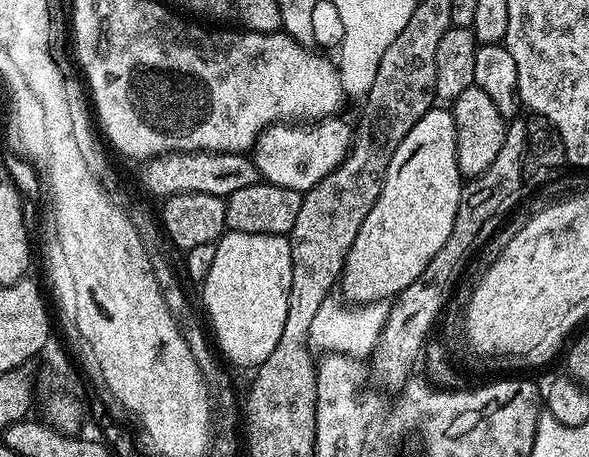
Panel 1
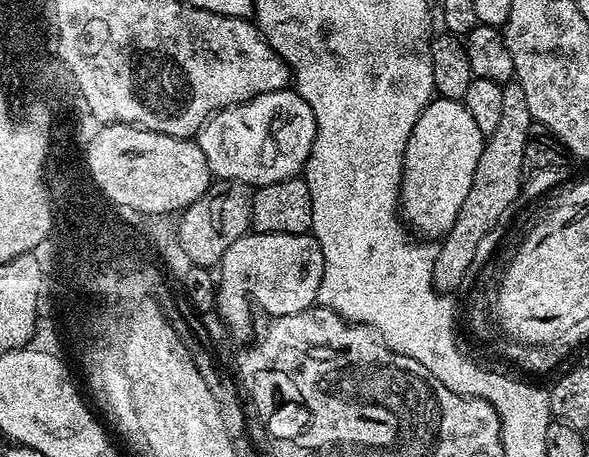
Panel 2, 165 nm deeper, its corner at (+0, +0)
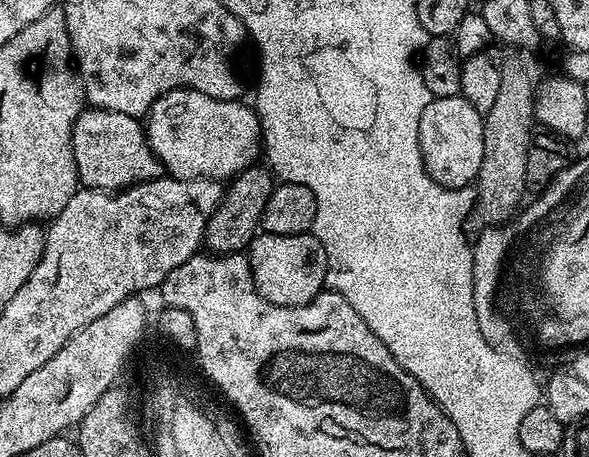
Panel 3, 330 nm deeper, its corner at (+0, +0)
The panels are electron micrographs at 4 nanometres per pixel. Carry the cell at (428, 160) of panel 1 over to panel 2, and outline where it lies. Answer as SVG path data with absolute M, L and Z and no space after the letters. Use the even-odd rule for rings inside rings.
M436 98L425 106L418 122L414 122L404 151L398 212L409 229L421 232L424 238L442 238L454 226L454 218L458 218L466 194L470 194L485 139L463 102Z

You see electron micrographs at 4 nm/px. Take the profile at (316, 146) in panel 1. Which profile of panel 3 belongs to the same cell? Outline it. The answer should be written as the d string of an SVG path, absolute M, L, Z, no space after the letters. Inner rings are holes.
M175 88L162 98L152 103L146 117L148 145L160 159L163 171L173 180L207 180L227 181L237 176L245 168L251 168L257 163L256 155L262 152L262 127L260 117L256 115L255 107L240 104L239 99L219 100L210 98L210 94L202 94L193 88Z

